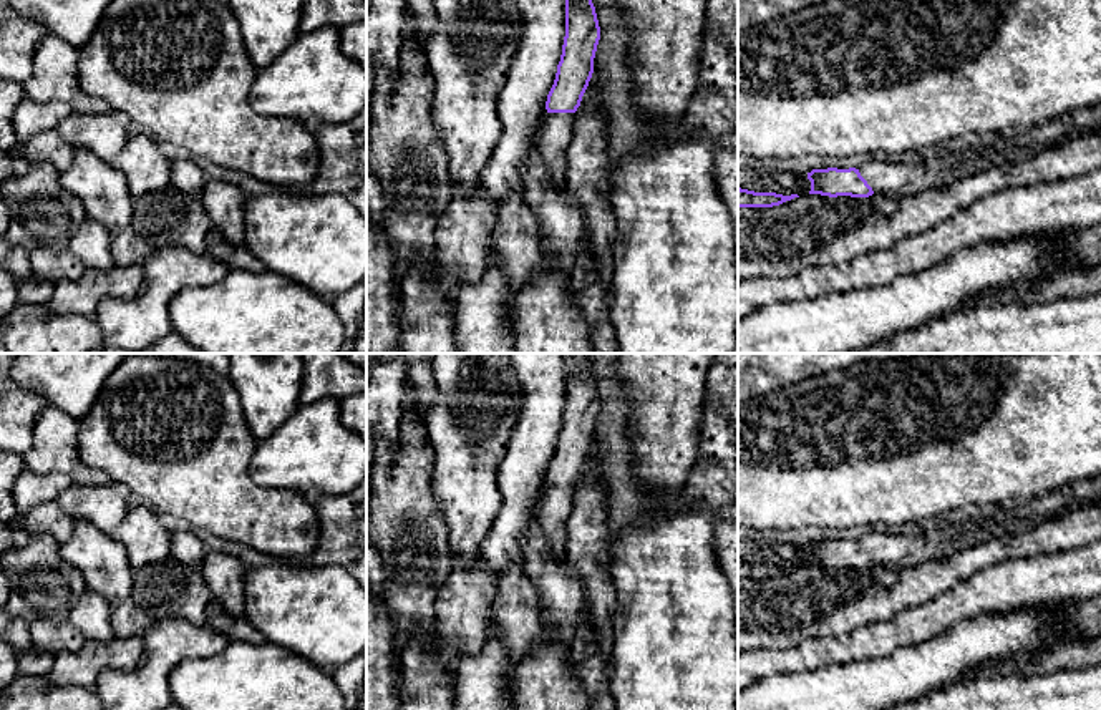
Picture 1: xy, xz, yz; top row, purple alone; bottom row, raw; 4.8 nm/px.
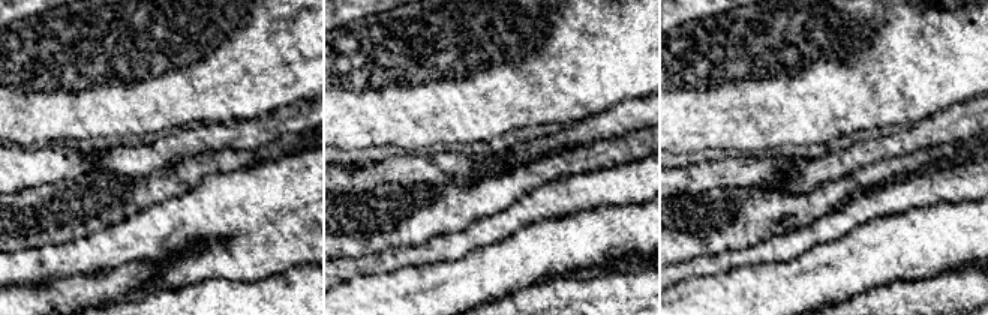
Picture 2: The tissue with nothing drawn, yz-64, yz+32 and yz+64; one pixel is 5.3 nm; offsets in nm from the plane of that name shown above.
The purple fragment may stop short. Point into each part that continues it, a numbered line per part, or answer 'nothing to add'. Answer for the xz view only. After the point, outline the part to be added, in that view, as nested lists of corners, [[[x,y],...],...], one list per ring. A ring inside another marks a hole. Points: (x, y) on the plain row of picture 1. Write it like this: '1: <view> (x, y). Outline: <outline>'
1: xz (556, 501). Outline: [[[546,484],[537,508],[541,531],[549,541],[554,559],[565,562],[567,521],[574,508],[575,484]]]

